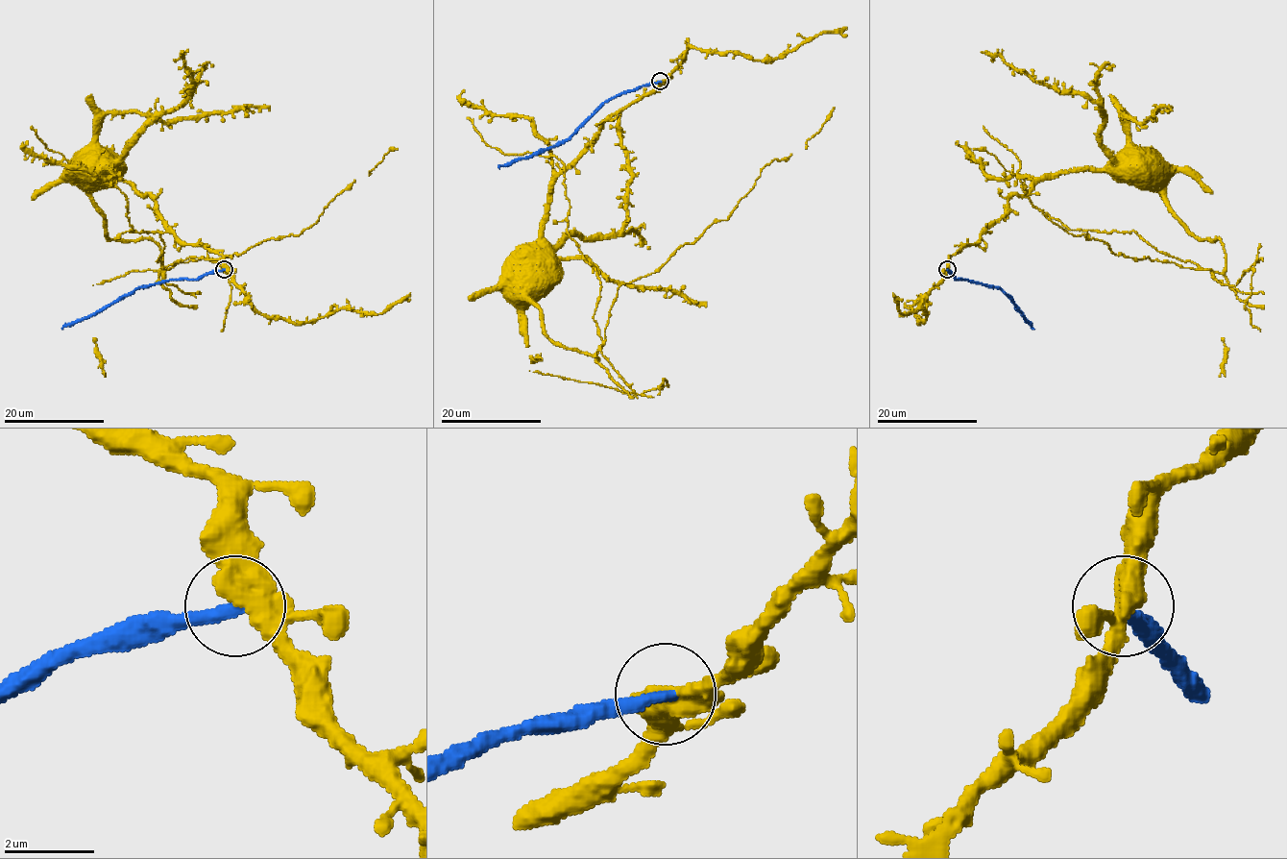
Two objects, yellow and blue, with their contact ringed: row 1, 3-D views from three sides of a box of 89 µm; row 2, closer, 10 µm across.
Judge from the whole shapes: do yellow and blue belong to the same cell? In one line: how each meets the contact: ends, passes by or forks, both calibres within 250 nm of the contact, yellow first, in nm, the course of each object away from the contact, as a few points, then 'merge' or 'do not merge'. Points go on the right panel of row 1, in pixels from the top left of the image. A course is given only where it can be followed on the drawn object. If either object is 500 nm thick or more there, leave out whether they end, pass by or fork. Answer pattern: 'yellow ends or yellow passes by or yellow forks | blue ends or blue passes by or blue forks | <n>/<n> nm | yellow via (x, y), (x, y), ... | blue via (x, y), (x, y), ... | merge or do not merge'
550/320 nm | yellow via (947, 269), (961, 246), (974, 243), (1005, 213), (1014, 195), (1051, 175), (1101, 169), (1126, 152), (1132, 157) | blue via (947, 269), (957, 279), (997, 286), (1021, 310), (1033, 329) | do not merge

